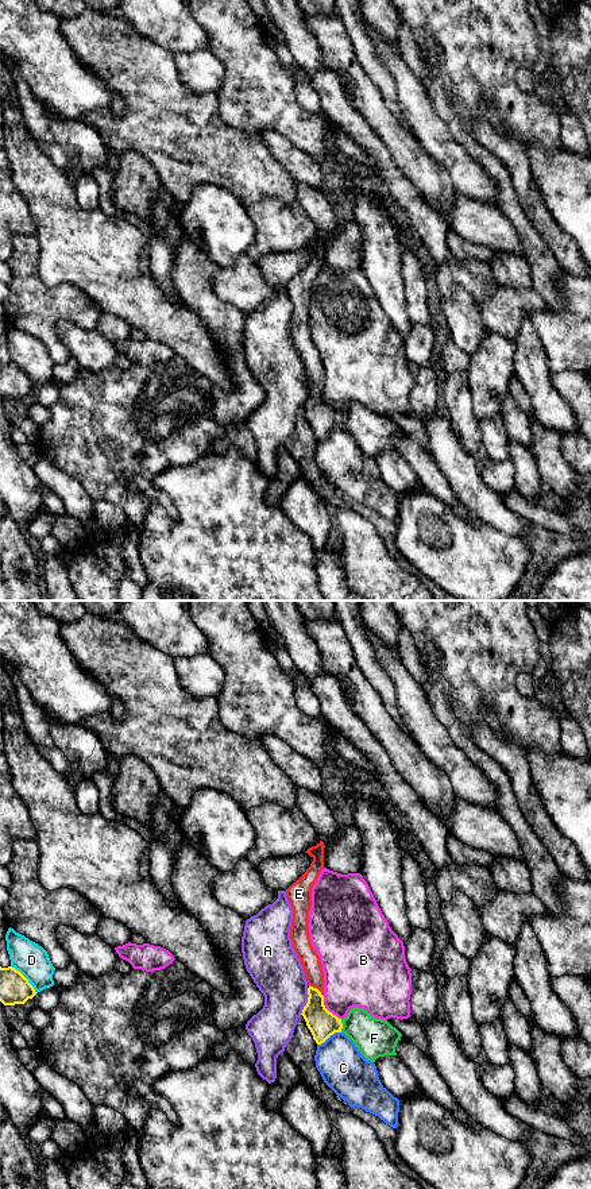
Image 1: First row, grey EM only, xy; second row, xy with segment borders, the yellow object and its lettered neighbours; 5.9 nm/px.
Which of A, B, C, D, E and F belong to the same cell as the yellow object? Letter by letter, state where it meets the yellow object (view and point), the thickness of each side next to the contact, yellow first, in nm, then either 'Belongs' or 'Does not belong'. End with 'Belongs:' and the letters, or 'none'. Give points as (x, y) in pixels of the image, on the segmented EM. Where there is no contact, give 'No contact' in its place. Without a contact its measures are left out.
A: Touches yellow at xy (308, 1002). Thickness 160 nm (yellow) against 300 nm. Does not belong
B: Touches yellow at xy (325, 1008). Thickness 160 nm (yellow) against 360 nm. Does not belong
C: Touches yellow at xy (328, 1037). Thickness 160 nm (yellow) against 280 nm. Does not belong
D: Touches yellow at xy (26, 979). Thickness 180 nm (yellow) against 200 nm. Does not belong
E: Touches yellow at xy (316, 988). Thickness 160 nm (yellow) against 110 nm. Belongs
F: Touches yellow at xy (342, 1026). Thickness 160 nm (yellow) against 240 nm. Does not belong
Belongs: E

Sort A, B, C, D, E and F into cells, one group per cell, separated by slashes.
A / B / C / D / E / F

